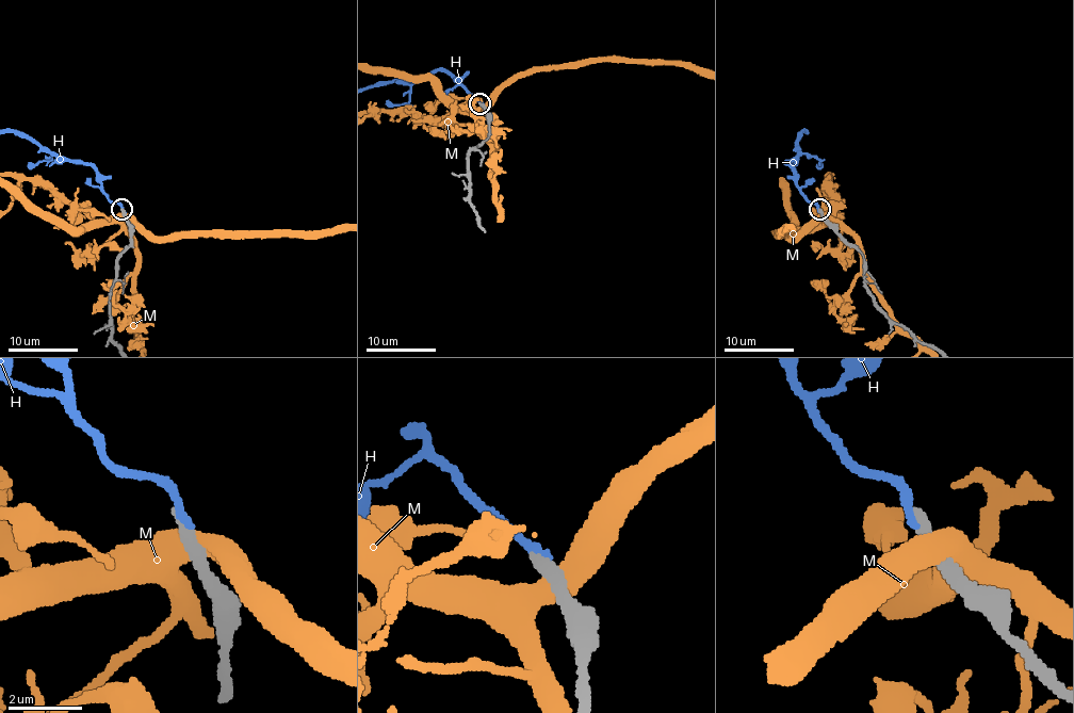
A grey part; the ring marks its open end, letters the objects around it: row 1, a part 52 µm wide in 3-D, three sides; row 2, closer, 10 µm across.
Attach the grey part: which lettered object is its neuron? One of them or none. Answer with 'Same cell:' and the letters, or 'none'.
Same cell: none

